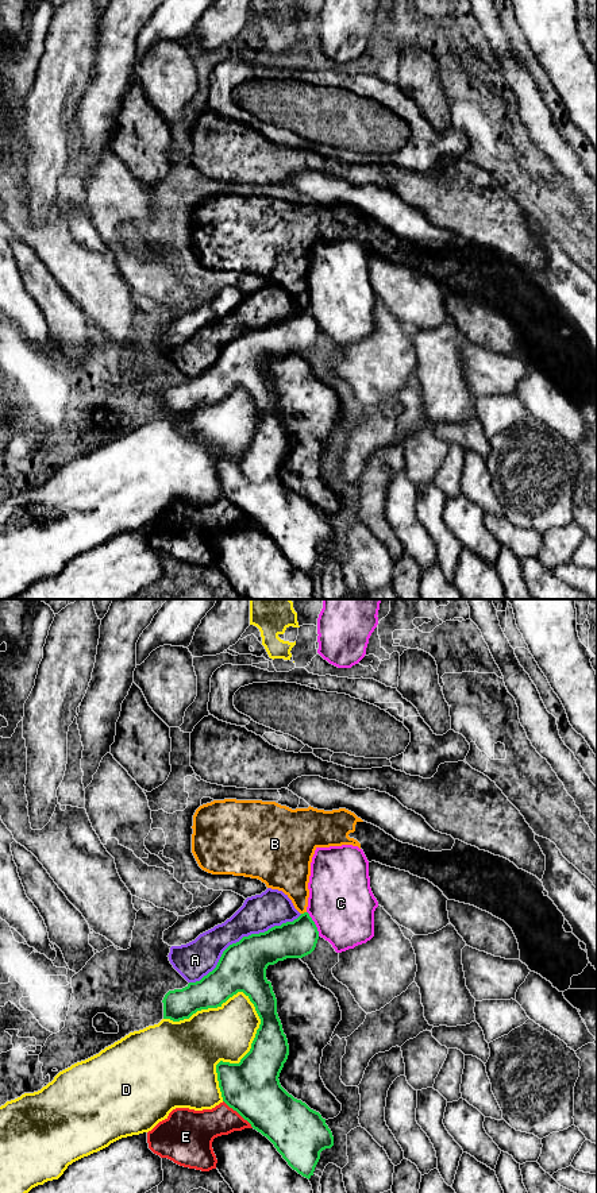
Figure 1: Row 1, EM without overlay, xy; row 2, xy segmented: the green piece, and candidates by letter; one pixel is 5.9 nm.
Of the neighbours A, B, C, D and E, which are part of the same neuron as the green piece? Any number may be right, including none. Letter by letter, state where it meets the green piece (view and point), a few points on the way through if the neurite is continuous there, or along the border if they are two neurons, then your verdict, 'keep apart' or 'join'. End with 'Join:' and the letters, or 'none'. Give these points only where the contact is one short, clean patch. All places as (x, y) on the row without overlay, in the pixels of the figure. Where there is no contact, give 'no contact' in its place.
A: contact xy (243, 332); keep apart
B: contact xy (304, 308); keep apart
C: contact xy (314, 319); keep apart
D: contact xy (245, 451); keep apart
E: contact xy (238, 508); keep apart
Join: none

